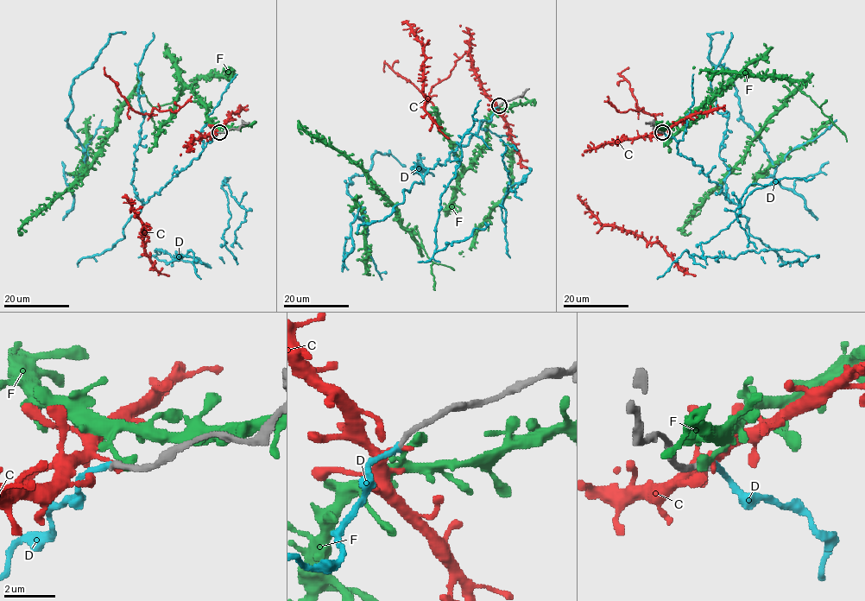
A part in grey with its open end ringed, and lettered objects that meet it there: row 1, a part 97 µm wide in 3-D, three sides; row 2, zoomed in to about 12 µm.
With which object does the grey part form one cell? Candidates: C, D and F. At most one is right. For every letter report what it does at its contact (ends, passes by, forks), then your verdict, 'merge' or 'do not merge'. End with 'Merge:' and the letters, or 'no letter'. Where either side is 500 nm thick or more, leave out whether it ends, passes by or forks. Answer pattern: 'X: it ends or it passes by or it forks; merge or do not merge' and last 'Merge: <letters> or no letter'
C: it ends; do not merge
D: it ends; merge
F: it ends; do not merge
Merge: D

